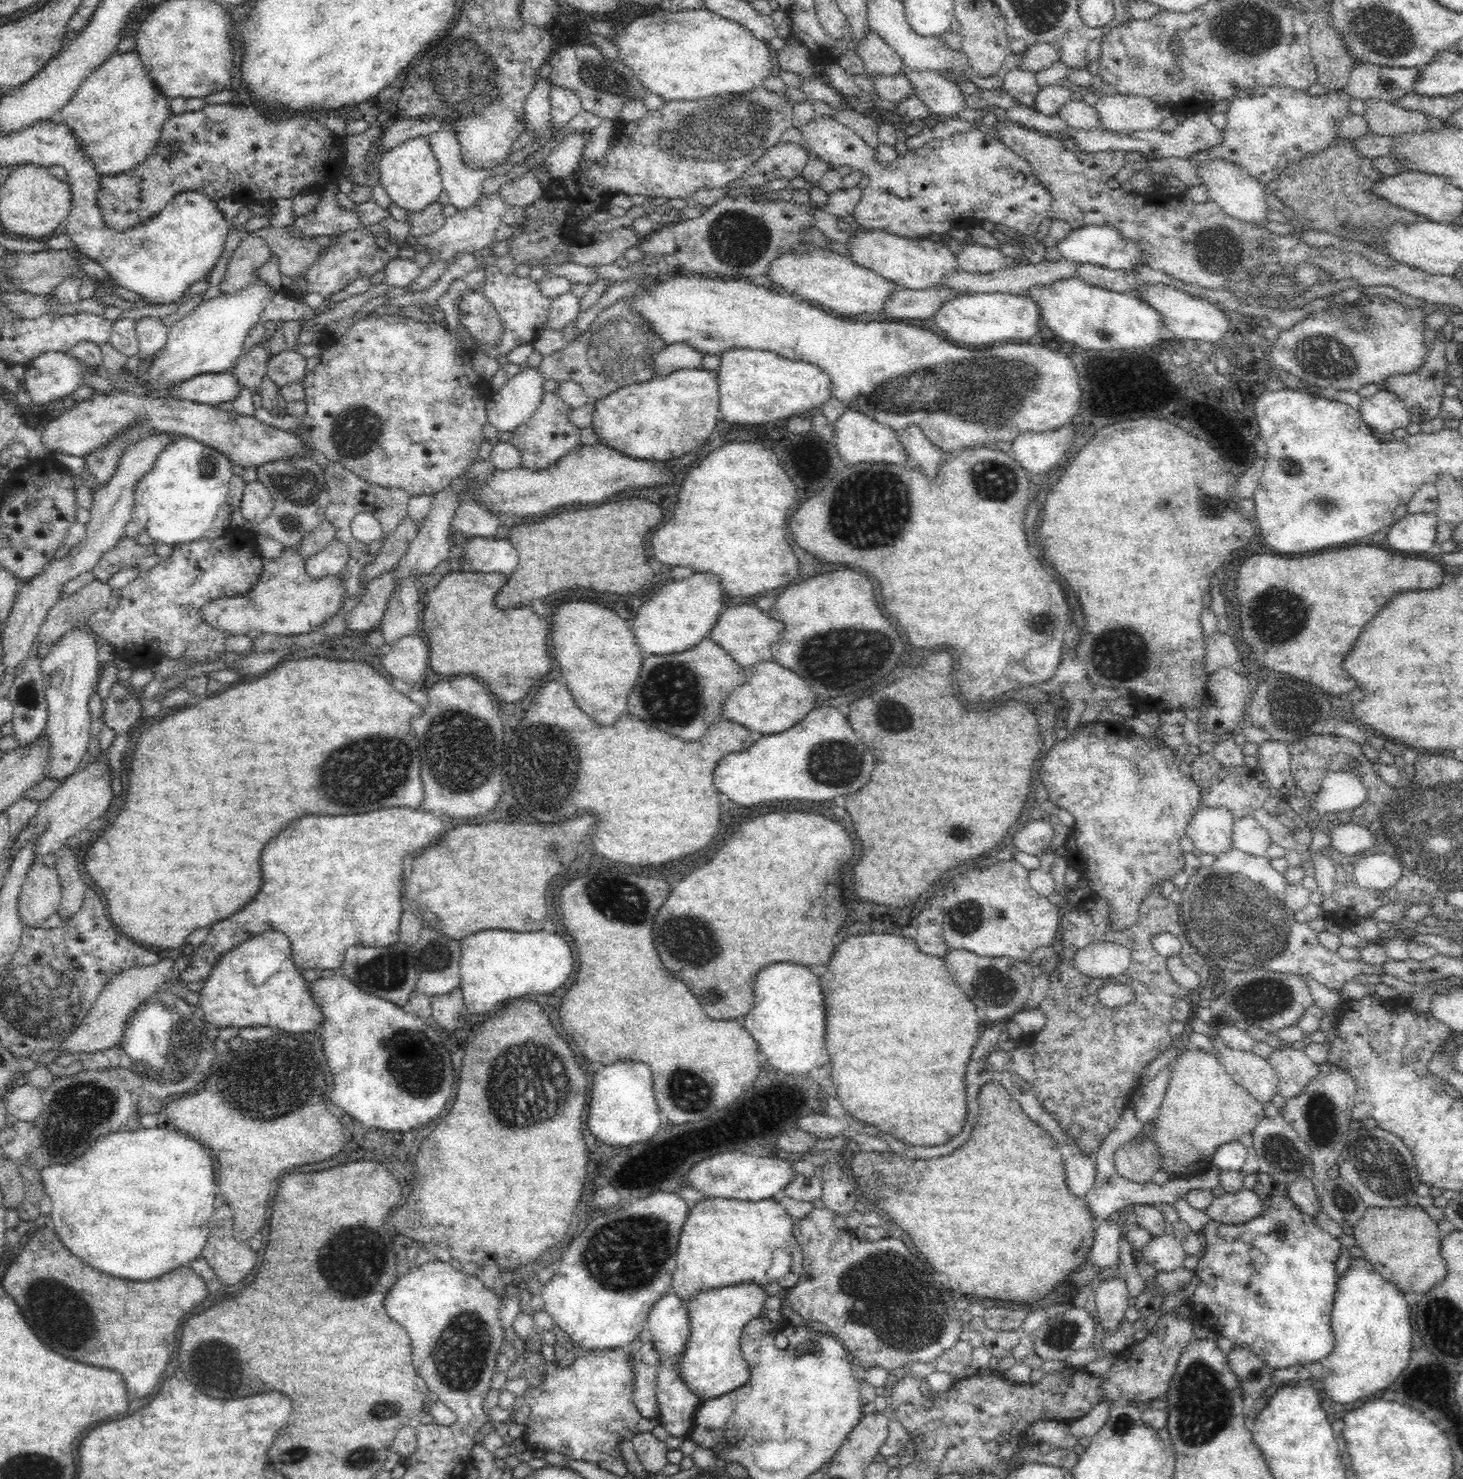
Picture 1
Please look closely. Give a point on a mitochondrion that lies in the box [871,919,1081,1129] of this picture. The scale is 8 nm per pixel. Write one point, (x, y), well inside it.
(992, 985)

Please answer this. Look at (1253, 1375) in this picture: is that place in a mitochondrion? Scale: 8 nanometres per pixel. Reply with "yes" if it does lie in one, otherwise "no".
yes

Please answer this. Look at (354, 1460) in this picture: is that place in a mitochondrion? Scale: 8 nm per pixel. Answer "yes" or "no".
yes

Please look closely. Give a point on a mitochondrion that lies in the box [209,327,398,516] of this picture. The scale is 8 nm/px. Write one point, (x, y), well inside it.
(357, 430)

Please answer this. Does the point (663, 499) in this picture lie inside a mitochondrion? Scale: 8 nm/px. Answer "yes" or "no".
no

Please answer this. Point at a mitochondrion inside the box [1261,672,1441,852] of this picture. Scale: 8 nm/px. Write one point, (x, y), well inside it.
(1296, 704)

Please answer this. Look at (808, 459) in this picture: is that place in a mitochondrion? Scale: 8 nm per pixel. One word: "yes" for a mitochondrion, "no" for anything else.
no

